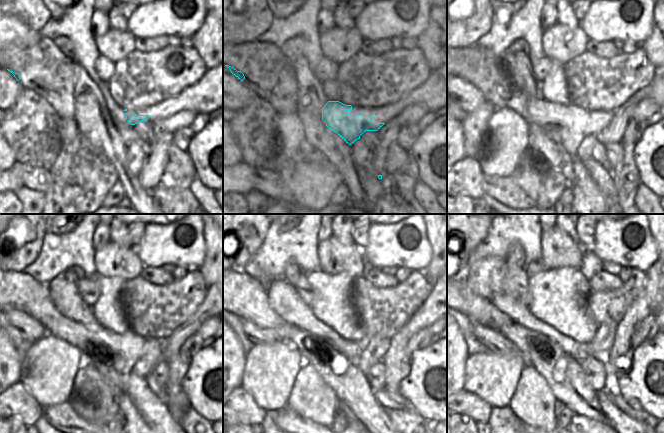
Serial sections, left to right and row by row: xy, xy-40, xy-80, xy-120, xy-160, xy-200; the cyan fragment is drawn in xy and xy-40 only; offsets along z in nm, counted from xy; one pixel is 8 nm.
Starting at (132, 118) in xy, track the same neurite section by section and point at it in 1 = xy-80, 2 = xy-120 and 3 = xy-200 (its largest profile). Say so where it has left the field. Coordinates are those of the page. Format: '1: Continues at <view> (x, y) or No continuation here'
1: Continues at xy-80 (568, 130)
2: Continues at xy-120 (113, 357)
3: Continues at xy-200 (536, 340)

